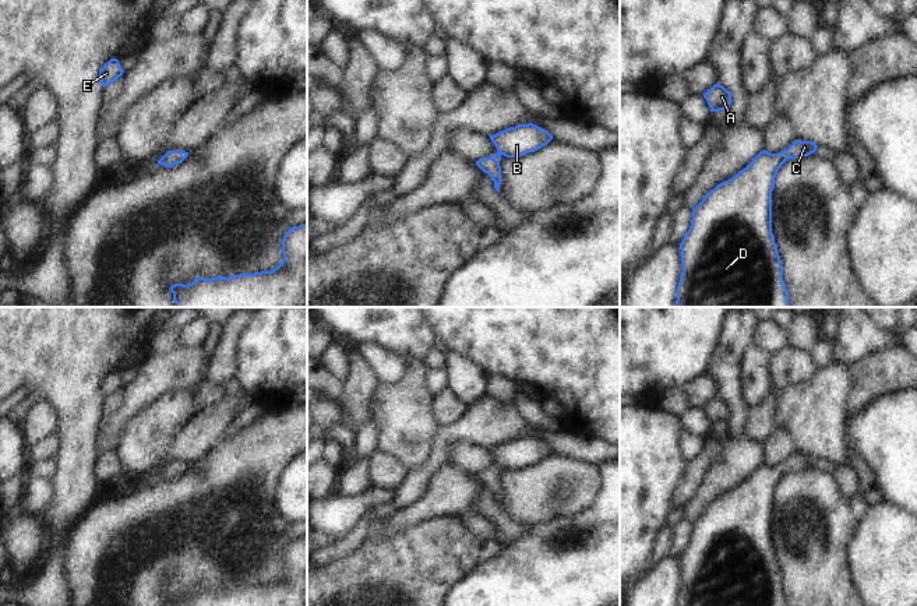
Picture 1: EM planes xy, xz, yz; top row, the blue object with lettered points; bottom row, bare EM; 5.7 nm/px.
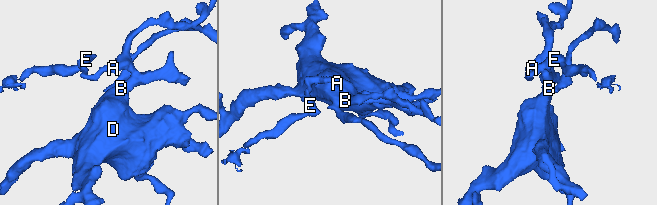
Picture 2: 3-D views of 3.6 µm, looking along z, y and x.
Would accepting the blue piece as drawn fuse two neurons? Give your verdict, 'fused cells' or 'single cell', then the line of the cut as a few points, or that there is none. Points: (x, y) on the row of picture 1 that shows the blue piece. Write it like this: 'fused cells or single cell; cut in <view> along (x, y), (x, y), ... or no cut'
single cell; no cut

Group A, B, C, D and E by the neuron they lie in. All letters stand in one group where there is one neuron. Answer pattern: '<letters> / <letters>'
A B C D E

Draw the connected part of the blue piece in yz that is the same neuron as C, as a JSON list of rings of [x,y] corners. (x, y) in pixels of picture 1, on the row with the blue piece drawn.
[[[796,140],[786,151],[761,151],[743,170],[717,184],[692,209],[692,219],[681,249],[683,272],[677,286],[674,307],[790,307],[783,281],[783,267],[772,233],[772,191],[775,177],[787,159],[808,156],[817,151],[812,141]]]

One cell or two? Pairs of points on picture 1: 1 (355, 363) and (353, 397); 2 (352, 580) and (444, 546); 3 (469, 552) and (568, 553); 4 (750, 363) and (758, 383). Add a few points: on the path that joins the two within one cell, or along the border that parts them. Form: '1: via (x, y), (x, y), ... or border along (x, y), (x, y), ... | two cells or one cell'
1: via (355, 372), (355, 388) | one cell
2: via (374, 580), (395, 580), (422, 562) | one cell
3: border along (501, 546), (494, 556), (471, 570) | two cells
4: via (754, 367), (755, 379) | one cell

